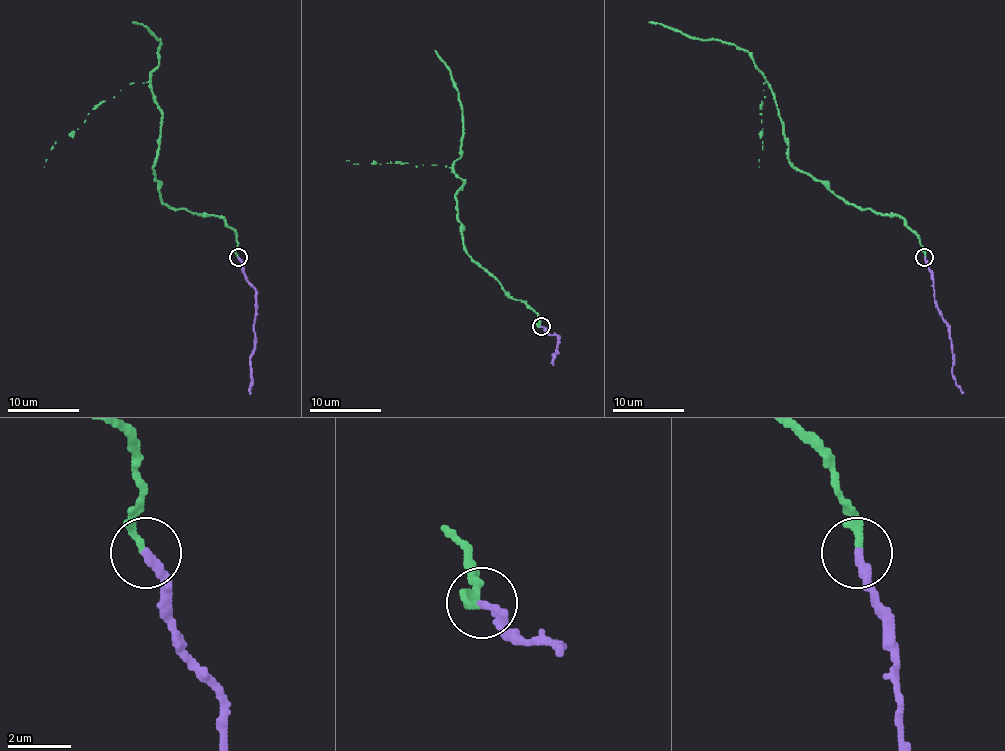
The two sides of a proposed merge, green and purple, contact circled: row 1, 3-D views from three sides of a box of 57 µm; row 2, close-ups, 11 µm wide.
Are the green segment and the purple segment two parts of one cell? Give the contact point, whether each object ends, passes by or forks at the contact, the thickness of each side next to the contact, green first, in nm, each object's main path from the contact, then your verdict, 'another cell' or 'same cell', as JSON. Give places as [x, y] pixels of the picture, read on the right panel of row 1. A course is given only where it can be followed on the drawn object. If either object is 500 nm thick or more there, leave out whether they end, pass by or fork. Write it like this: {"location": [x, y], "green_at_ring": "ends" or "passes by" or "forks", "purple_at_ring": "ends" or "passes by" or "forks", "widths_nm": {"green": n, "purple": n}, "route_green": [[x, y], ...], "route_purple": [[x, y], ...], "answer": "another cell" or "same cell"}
{"location": [924, 257], "green_at_ring": "ends", "purple_at_ring": "ends", "widths_nm": {"green": 260, "purple": 320}, "route_green": [[924, 256], [924, 247], [899, 215], [859, 209], [789, 161], [789, 139], [767, 81], [764, 83], [758, 166]], "route_purple": [[924, 258], [935, 290], [935, 307], [947, 326], [951, 341], [953, 379], [964, 393]], "answer": "same cell"}

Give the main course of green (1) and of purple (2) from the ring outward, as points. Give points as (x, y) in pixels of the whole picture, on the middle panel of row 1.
1: (540, 325), (524, 302), (515, 300), (474, 261), (458, 221), (456, 198), (465, 181), (447, 165), (346, 160)
2: (540, 325), (558, 336), (553, 365)

